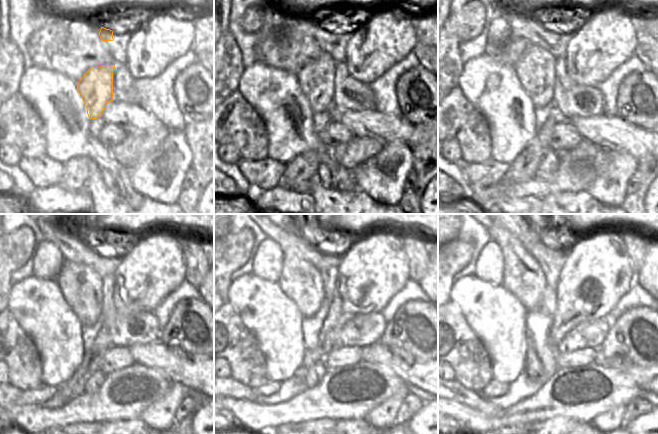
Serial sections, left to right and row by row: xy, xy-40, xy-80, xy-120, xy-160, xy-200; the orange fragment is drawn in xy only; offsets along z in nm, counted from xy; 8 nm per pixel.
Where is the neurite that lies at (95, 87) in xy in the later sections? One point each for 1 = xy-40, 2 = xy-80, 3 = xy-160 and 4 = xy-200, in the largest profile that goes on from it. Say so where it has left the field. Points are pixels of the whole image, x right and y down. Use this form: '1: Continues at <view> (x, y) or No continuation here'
1: Continues at xy-40 (316, 79)
2: Continues at xy-80 (535, 69)
3: Continues at xy-160 (300, 280)
4: Continues at xy-200 (522, 276)

